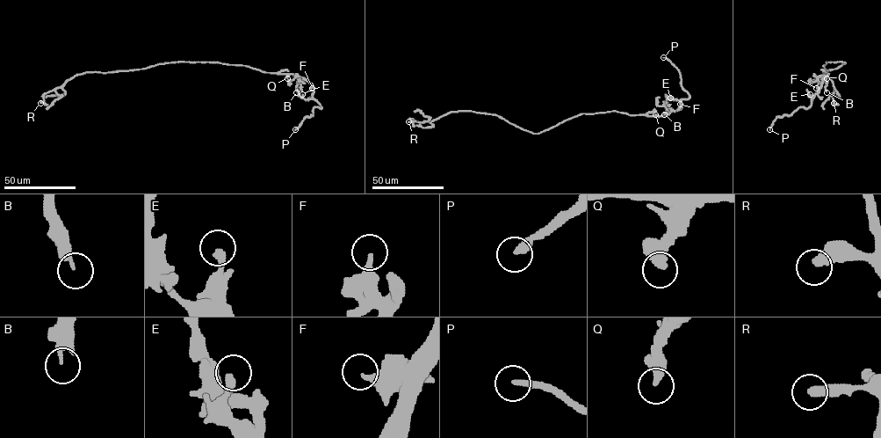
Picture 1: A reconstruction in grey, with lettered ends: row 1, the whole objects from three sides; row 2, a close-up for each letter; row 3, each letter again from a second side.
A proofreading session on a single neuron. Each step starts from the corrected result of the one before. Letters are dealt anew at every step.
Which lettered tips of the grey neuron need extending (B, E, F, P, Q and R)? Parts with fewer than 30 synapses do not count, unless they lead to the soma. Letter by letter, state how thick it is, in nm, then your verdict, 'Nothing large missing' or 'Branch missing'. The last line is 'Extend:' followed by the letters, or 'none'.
B: Thickness 190 nm. Nothing large missing
E: Thickness 280 nm. Nothing large missing
F: Thickness 260 nm. Nothing large missing
P: Thickness 280 nm. Nothing large missing
Q: Thickness 320 nm. Nothing large missing
R: Thickness 440 nm. Branch missing
Extend: R

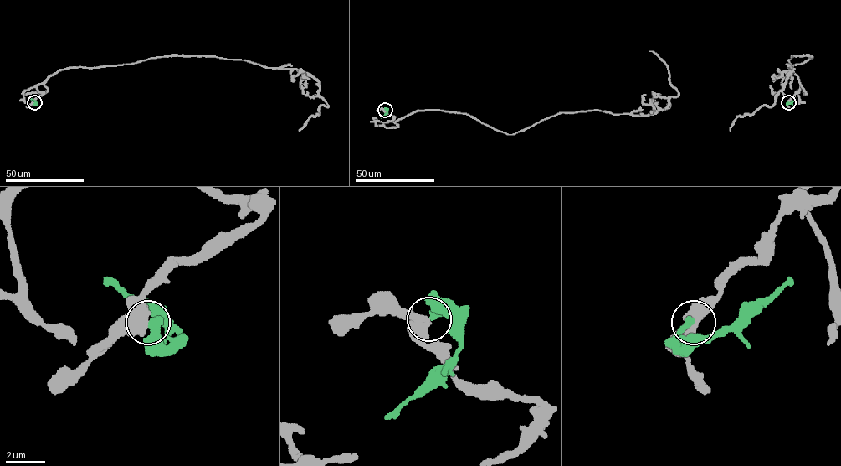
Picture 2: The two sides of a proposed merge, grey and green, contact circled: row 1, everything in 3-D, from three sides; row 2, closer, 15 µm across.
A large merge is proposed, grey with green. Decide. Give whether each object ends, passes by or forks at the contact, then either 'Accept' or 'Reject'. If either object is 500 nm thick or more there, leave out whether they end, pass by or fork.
At the ring grey passes by. At the ring green ends. Reject

